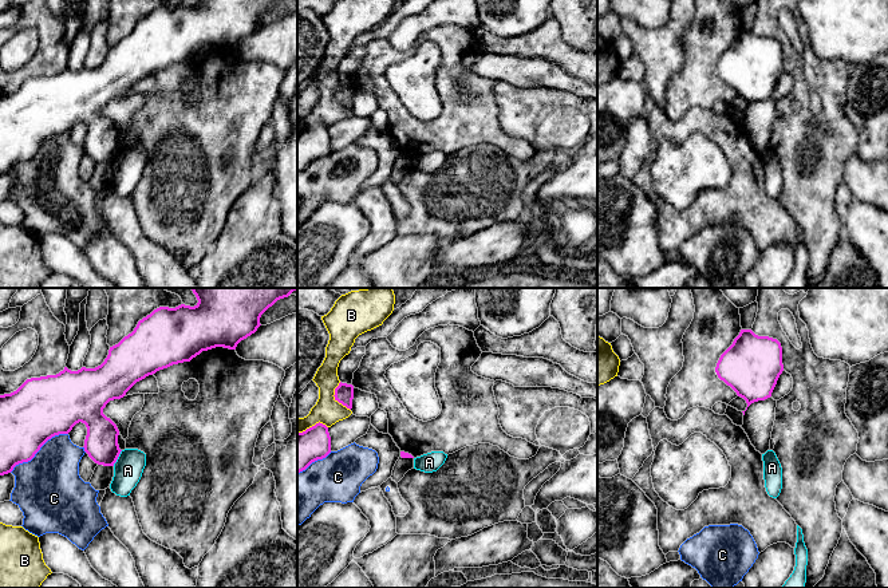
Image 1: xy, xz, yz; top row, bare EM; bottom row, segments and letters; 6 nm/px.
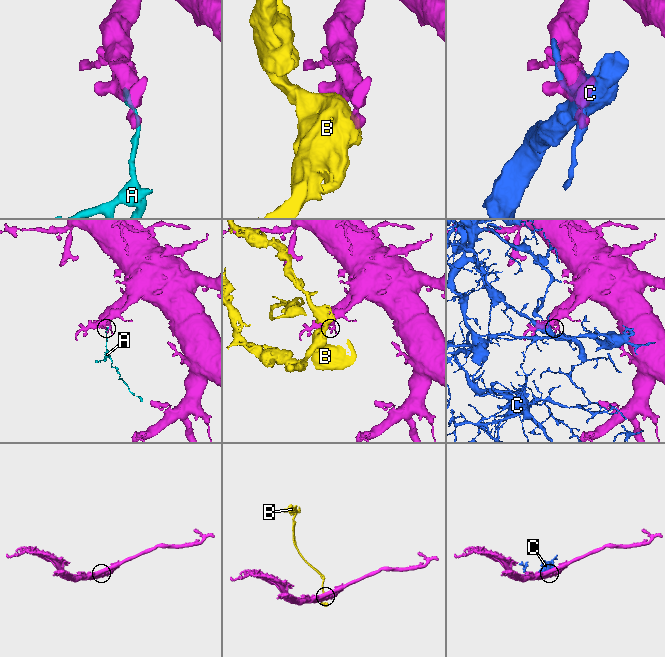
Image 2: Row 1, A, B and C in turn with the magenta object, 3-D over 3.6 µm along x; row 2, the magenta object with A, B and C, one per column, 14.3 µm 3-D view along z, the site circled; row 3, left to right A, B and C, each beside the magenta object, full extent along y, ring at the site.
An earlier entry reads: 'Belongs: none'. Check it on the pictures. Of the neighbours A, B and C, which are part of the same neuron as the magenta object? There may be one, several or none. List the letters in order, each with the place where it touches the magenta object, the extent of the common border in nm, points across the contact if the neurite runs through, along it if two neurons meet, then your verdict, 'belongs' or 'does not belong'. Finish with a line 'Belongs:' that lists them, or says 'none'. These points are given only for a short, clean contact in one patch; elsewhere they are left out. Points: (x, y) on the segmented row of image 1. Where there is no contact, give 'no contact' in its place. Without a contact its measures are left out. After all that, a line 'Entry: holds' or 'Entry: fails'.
A: meets magenta in xy at (117, 458); contact 110 nm long; border along xy (122, 450), (113, 465); does not belong
B: meets magenta in xz at (335, 398); contact 190 nm long; does not belong
C: meets magenta in xy at (39, 449); contact 420 nm long; does not belong
Belongs: none
Entry: holds

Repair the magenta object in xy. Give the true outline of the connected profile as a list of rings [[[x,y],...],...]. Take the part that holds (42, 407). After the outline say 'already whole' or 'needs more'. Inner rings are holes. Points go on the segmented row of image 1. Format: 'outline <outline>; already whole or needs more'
outline [[[192,288],[198,303],[194,307],[181,304],[175,308],[159,307],[138,321],[131,334],[118,344],[110,347],[104,362],[95,368],[82,367],[71,371],[64,367],[56,375],[27,379],[16,391],[0,395],[0,475],[8,474],[19,463],[31,461],[40,447],[52,437],[68,434],[82,422],[87,427],[84,451],[98,465],[114,466],[121,449],[118,445],[119,430],[117,425],[103,414],[110,400],[121,399],[139,380],[173,364],[190,362],[202,351],[216,347],[236,350],[237,344],[254,334],[261,315],[277,300],[288,297],[297,288]]]; already whole

